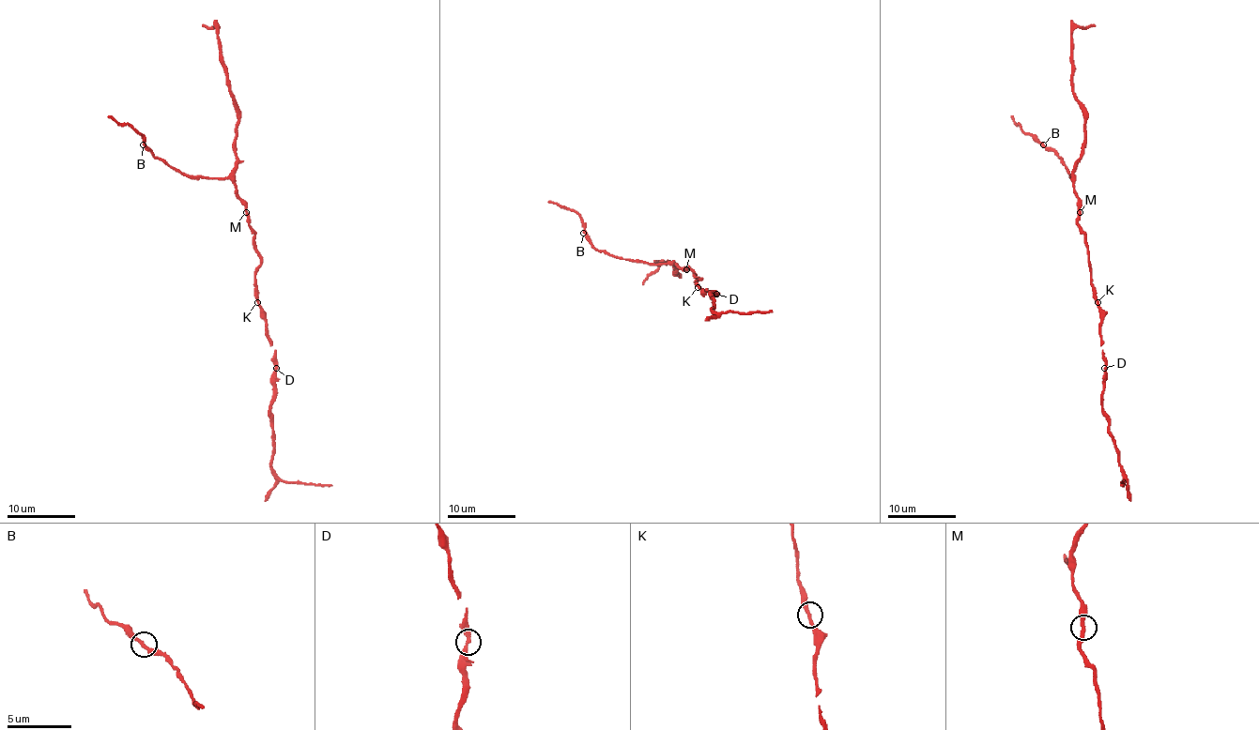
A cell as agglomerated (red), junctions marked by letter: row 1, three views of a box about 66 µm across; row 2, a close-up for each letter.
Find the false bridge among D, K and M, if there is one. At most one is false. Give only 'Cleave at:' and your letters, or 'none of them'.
Cleave at: none of them

